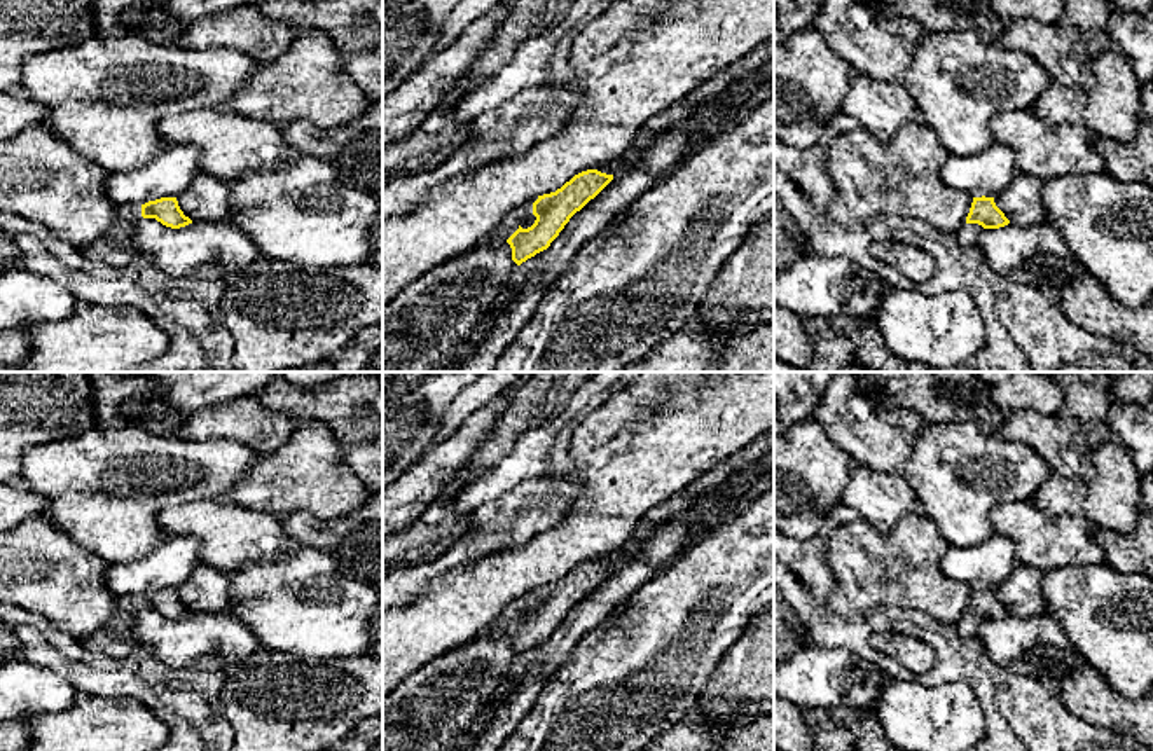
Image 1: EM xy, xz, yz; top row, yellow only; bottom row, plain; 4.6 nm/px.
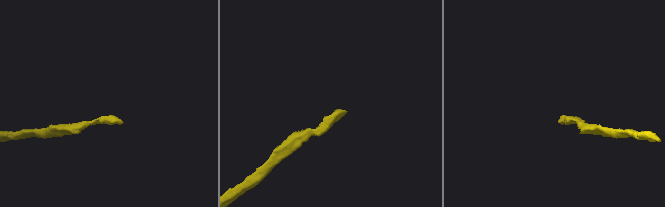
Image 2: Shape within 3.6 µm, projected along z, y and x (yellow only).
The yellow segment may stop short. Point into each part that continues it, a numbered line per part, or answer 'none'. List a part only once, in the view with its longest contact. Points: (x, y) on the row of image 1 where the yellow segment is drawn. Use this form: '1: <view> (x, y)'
1: yz (968, 234)

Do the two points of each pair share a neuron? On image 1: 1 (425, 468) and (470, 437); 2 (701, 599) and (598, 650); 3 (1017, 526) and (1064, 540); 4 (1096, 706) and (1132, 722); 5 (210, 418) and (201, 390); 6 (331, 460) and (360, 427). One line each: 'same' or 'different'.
1: same
2: same
3: same
4: same
5: different
6: different

